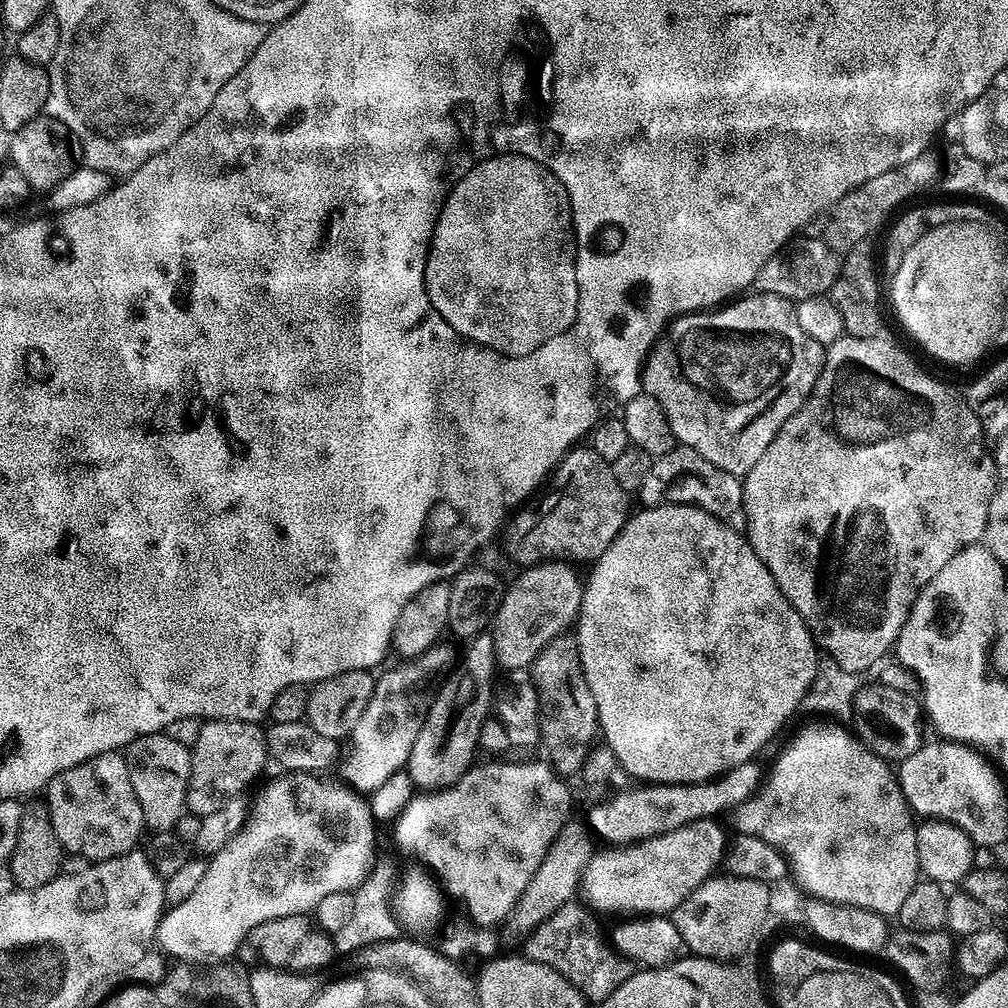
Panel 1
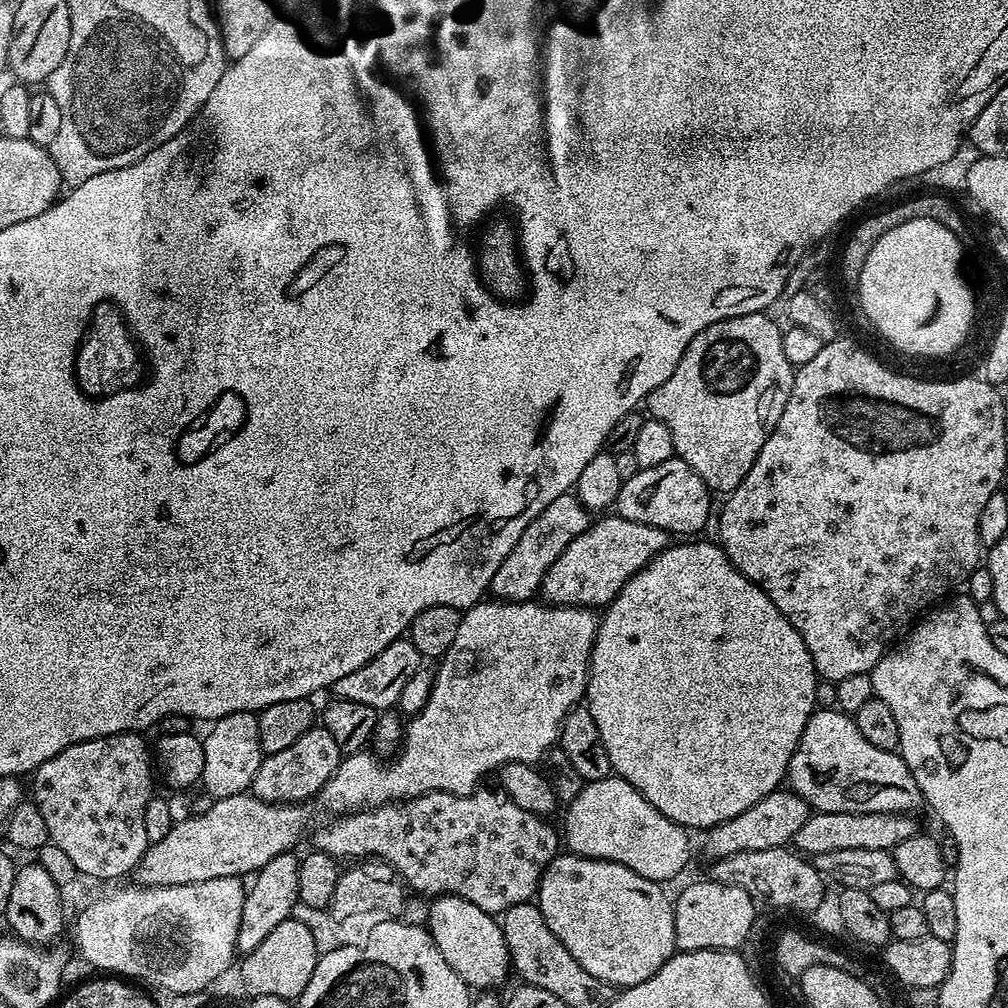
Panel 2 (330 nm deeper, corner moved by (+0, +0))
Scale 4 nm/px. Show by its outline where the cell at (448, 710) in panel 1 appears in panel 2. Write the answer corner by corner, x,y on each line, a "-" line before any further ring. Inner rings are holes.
575,494
554,498
554,502
550,502
550,506
546,506
546,510
542,510
542,514
538,514
538,518
534,518
526,530
522,530
518,546
514,546
514,550
506,554
506,562
498,566
498,574
494,574
492,579
491,595
513,604
531,601
535,597
532,595
541,591
546,574
554,562
558,562
562,552
574,542
574,538
578,538
578,534
588,529
589,523
590,513

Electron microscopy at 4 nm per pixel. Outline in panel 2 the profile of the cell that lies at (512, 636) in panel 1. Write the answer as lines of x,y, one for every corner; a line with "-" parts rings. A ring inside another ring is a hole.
615,514
589,523
588,529
562,552
542,585
542,596
549,605
561,608
603,609
616,599
632,576
641,572
660,552
669,547
669,533
661,528
630,522

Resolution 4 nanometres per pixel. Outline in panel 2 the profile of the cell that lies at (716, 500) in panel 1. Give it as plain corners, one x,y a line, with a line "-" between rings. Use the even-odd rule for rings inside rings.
673,458
662,462
662,466
641,468
634,478
621,483
614,512
615,515
626,518
630,522
642,522
646,526
661,528
663,532
669,534
700,532
707,526
708,519
712,516
712,499
714,499
713,493
702,482
702,478
698,478
698,474
694,474
694,470
690,470
690,466
686,466
684,460

